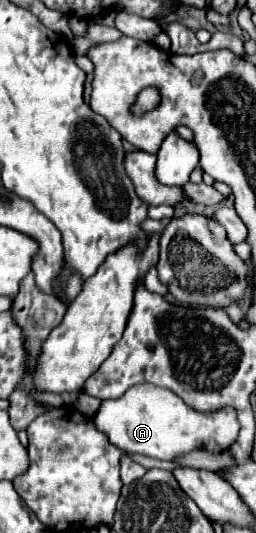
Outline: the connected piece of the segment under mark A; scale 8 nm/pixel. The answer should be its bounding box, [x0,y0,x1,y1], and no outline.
[93,384,239,460]

